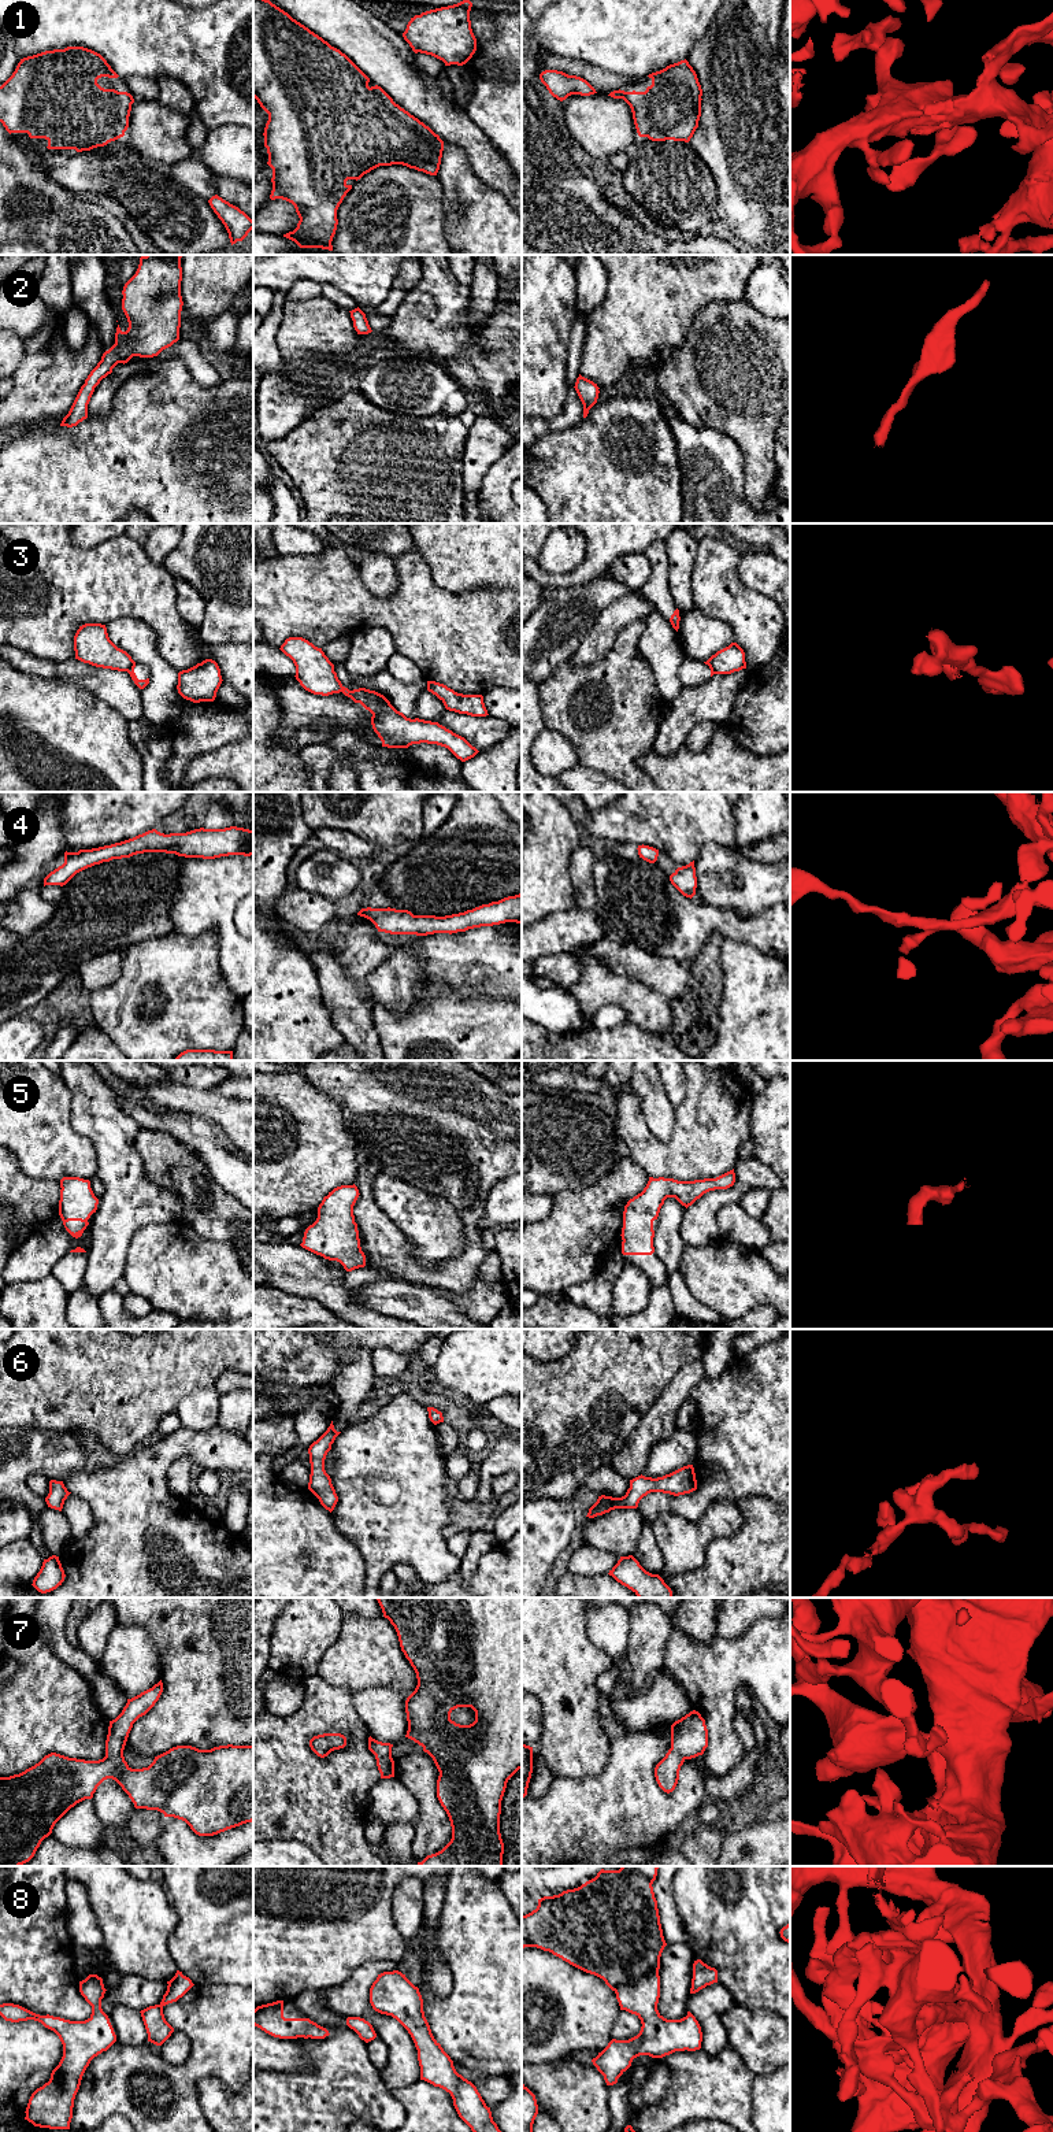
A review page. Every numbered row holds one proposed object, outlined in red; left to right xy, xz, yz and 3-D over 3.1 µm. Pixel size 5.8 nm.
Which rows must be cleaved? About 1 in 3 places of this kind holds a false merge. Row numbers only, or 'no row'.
3

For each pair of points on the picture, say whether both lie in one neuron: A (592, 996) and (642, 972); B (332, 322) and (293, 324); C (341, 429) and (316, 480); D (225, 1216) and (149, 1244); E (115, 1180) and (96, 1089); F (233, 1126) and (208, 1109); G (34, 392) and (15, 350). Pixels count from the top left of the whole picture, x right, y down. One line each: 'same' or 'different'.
A: different
B: same
C: same
D: different
E: same
F: same
G: different

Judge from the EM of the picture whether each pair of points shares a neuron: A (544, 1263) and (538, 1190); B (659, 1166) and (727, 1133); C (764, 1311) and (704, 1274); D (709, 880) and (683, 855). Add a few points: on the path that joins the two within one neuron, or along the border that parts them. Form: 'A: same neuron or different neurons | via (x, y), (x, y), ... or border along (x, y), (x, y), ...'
A: different neurons | border along (559, 1192), (552, 1198), (551, 1211), (536, 1222)
B: same neuron | via (675, 1158), (682, 1151), (696, 1150), (711, 1135)
C: different neurons | border along (775, 1309), (770, 1305), (756, 1305), (744, 1314)
D: different neurons | border along (722, 844), (705, 843), (693, 859)

